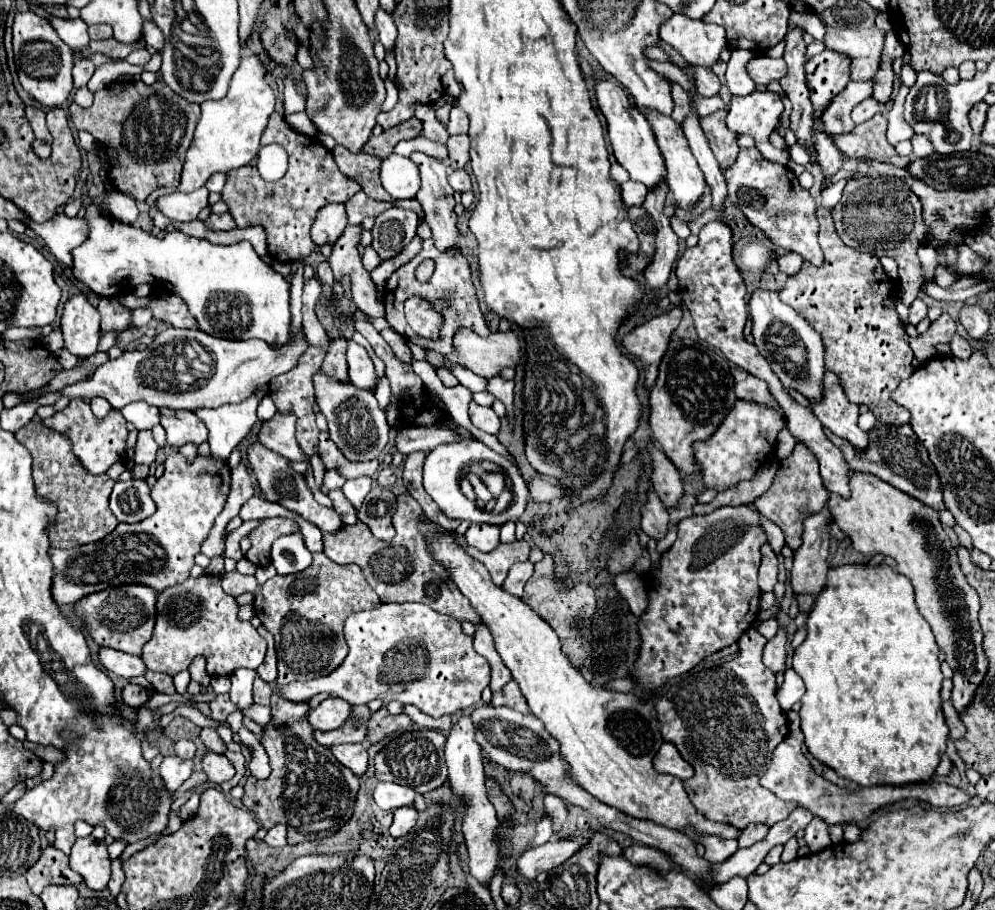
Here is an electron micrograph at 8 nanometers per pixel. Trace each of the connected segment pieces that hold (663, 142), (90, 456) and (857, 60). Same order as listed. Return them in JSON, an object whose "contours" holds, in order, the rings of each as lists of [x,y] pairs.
{"contours":[[[[646,111],[644,113],[648,123],[652,125],[652,131],[656,135],[656,141],[658,141],[658,147],[662,151],[662,157],[666,161],[666,171],[668,171],[668,187],[670,191],[674,193],[674,199],[676,199],[676,205],[682,207],[682,209],[692,209],[700,199],[702,199],[702,193],[706,191],[706,181],[700,173],[700,167],[698,163],[694,161],[694,155],[690,153],[690,147],[688,147],[688,141],[686,141],[686,135],[682,133],[682,127],[670,119],[670,117],[664,117],[662,113],[654,113],[654,111]]],[[[72,399],[66,409],[56,411],[52,417],[44,419],[44,425],[58,429],[60,433],[70,437],[74,453],[90,473],[96,473],[96,475],[106,473],[114,463],[128,459],[126,457],[126,437],[128,437],[126,419],[116,409],[112,409],[104,419],[98,419],[90,411],[90,403],[86,399]]],[[[826,27],[826,49],[848,53],[852,59],[850,79],[870,81],[880,65],[884,31],[880,29],[830,29]]]]}

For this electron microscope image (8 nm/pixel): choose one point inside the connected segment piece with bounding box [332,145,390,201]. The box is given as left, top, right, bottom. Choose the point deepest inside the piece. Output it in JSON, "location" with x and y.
{"location":[363,168]}

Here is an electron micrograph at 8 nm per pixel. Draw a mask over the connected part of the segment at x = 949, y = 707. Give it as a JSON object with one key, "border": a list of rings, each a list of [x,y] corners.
{"border":[[[944,701],[944,717],[946,717],[946,723],[950,727],[950,737],[952,739],[958,739],[964,735],[964,723],[960,719],[960,713],[954,709],[952,701]]]}

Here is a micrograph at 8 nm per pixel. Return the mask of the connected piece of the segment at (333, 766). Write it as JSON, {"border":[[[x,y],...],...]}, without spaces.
{"border":[[[280,695],[272,697],[272,717],[262,731],[262,747],[268,753],[272,773],[268,779],[256,779],[250,775],[246,779],[244,797],[242,797],[244,807],[256,815],[256,819],[264,829],[272,829],[276,823],[284,823],[288,827],[290,845],[296,845],[302,841],[316,841],[338,831],[340,825],[344,825],[350,819],[356,791],[360,789],[358,777],[350,773],[350,769],[346,769],[344,765],[338,765],[338,761],[334,761],[334,755],[326,747],[318,745],[318,741],[312,735],[310,723],[306,721],[308,711],[310,711],[308,703],[288,701],[288,699],[282,699]]]}

